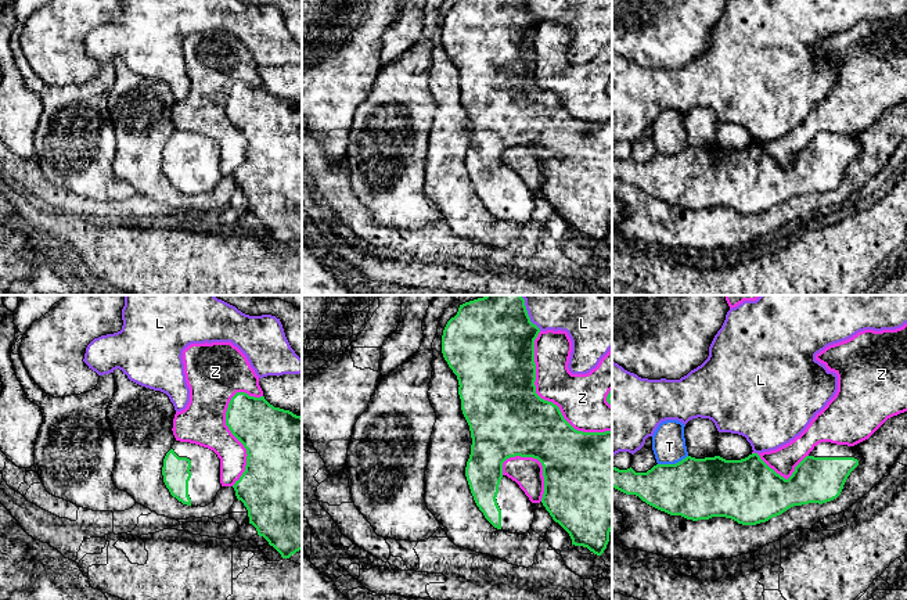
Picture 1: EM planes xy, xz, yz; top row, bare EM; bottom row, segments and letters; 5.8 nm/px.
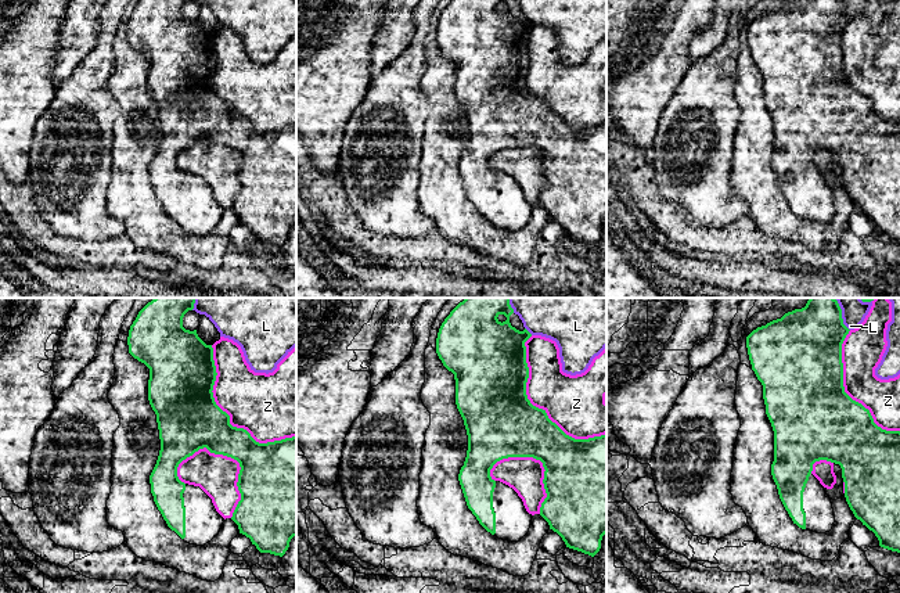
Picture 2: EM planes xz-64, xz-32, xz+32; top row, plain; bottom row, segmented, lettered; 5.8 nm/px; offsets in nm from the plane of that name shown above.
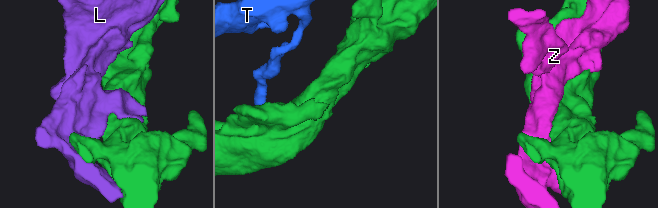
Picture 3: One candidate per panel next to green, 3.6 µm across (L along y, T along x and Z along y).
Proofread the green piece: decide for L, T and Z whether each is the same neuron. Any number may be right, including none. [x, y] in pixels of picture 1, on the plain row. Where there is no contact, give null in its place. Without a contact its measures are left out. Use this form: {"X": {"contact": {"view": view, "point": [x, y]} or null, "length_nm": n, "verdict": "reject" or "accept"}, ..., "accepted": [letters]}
{"L": {"contact": {"view": "xz", "point": [529, 10]}, "length_nm": 150, "verdict": "reject"}, "T": {"contact": {"view": "yz", "point": [672, 154]}, "length_nm": 190, "verdict": "reject"}, "Z": {"contact": {"view": "xz", "point": [546, 90]}, "length_nm": 700, "verdict": "reject"}, "accepted": []}

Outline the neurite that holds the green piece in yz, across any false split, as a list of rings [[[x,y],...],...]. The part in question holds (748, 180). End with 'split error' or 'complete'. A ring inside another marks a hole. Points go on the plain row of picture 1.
[[[821,132],[785,169],[757,143],[741,150],[687,145],[676,154],[656,154],[647,162],[636,162],[631,157],[619,159],[612,155],[612,177],[626,184],[636,184],[647,194],[670,205],[681,205],[692,211],[726,206],[742,215],[756,215],[793,195],[823,194],[836,188],[847,166],[859,155],[859,148],[860,144],[853,136]]]; split error

